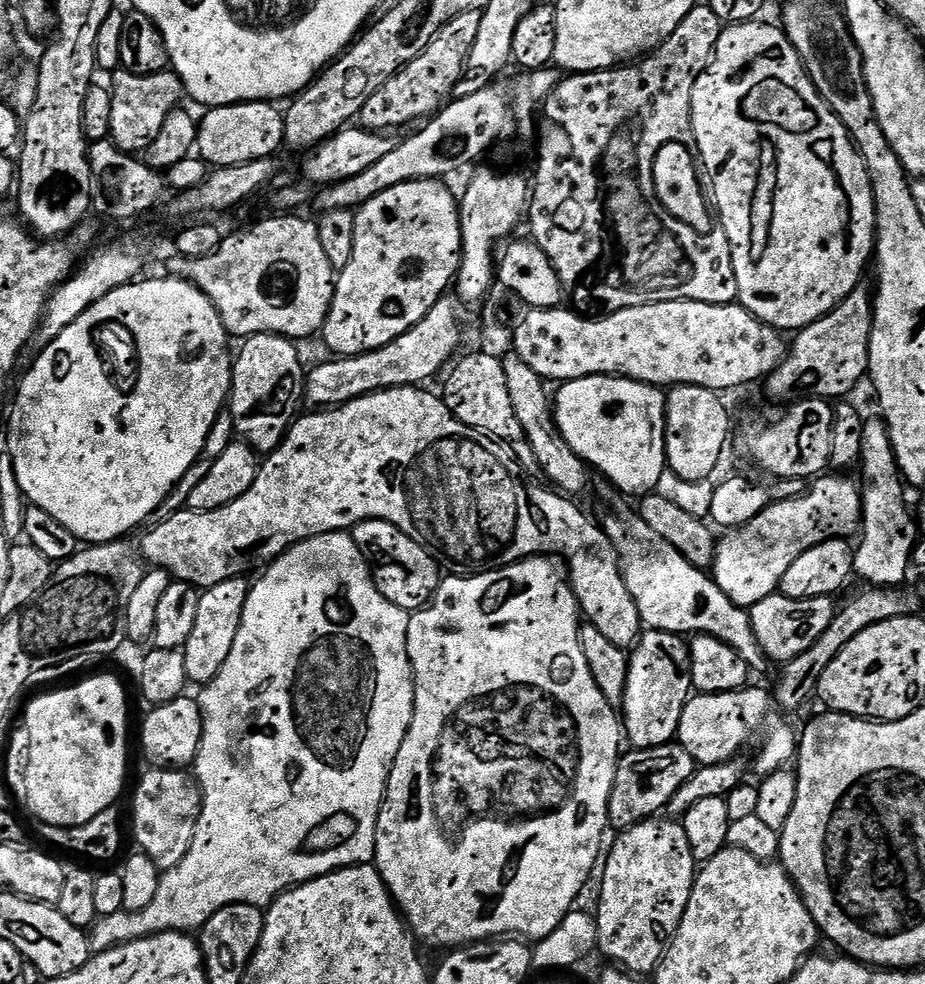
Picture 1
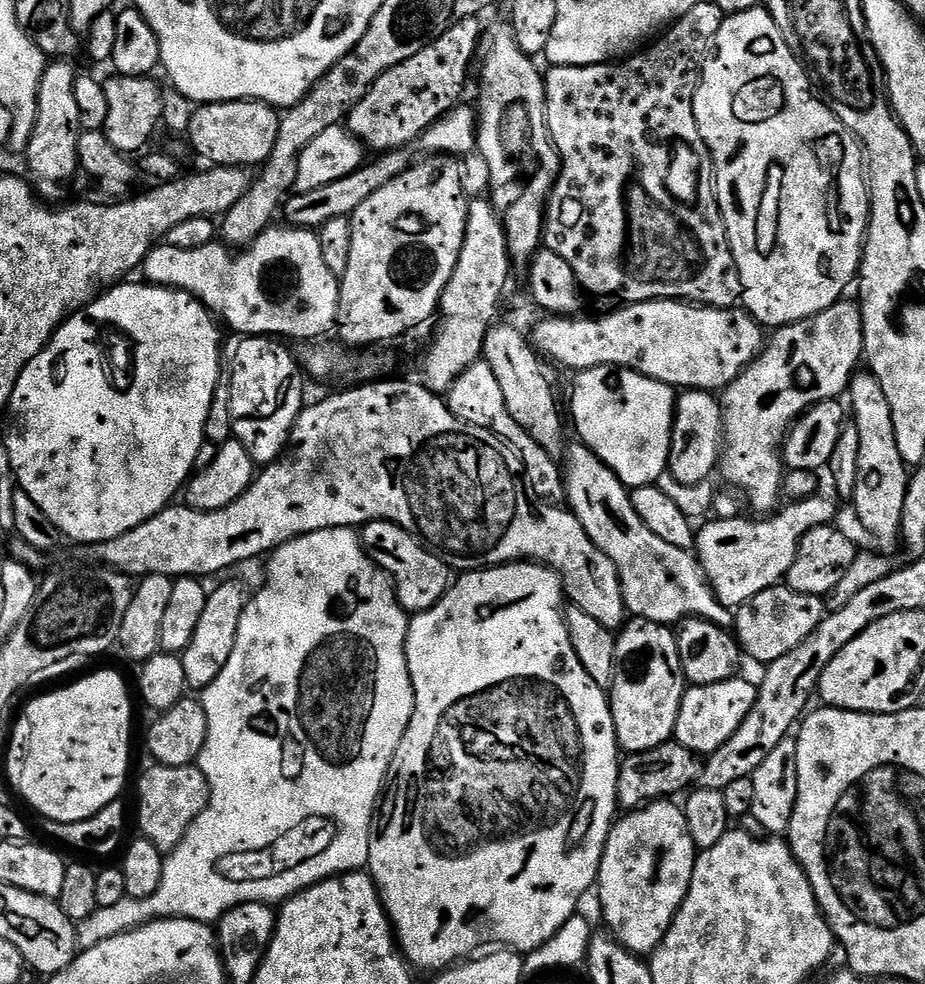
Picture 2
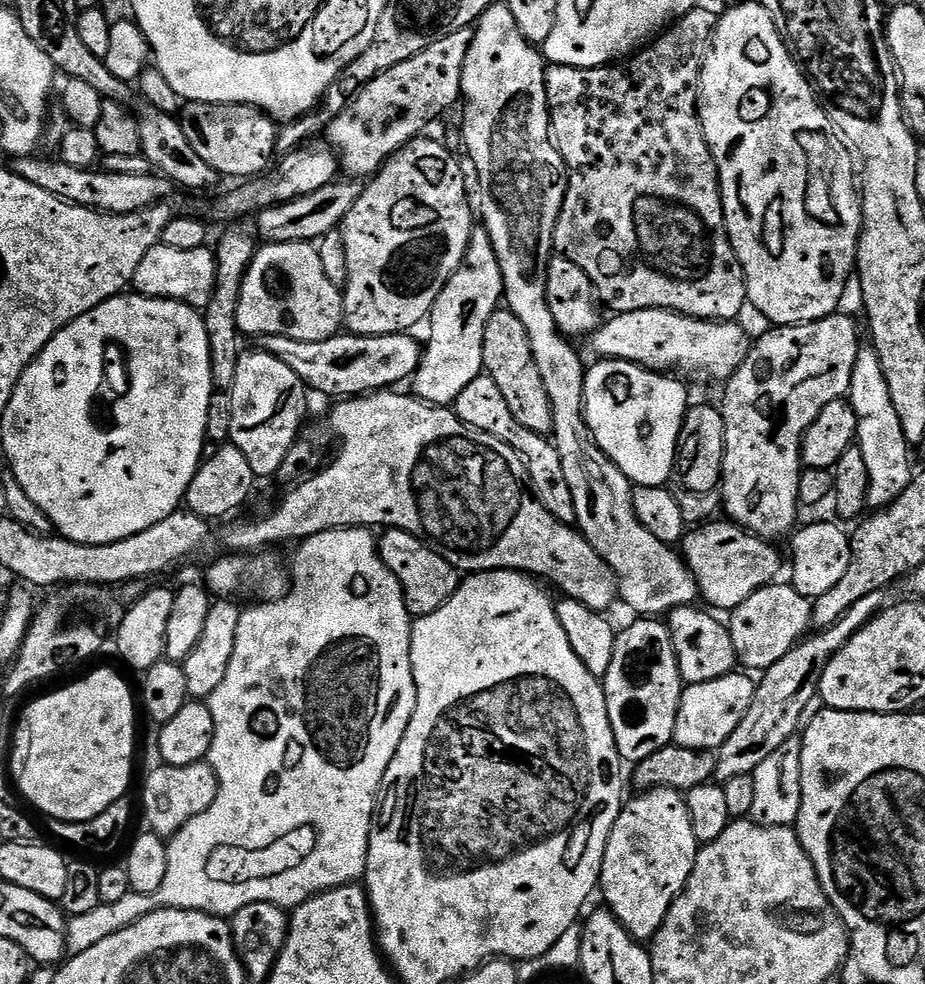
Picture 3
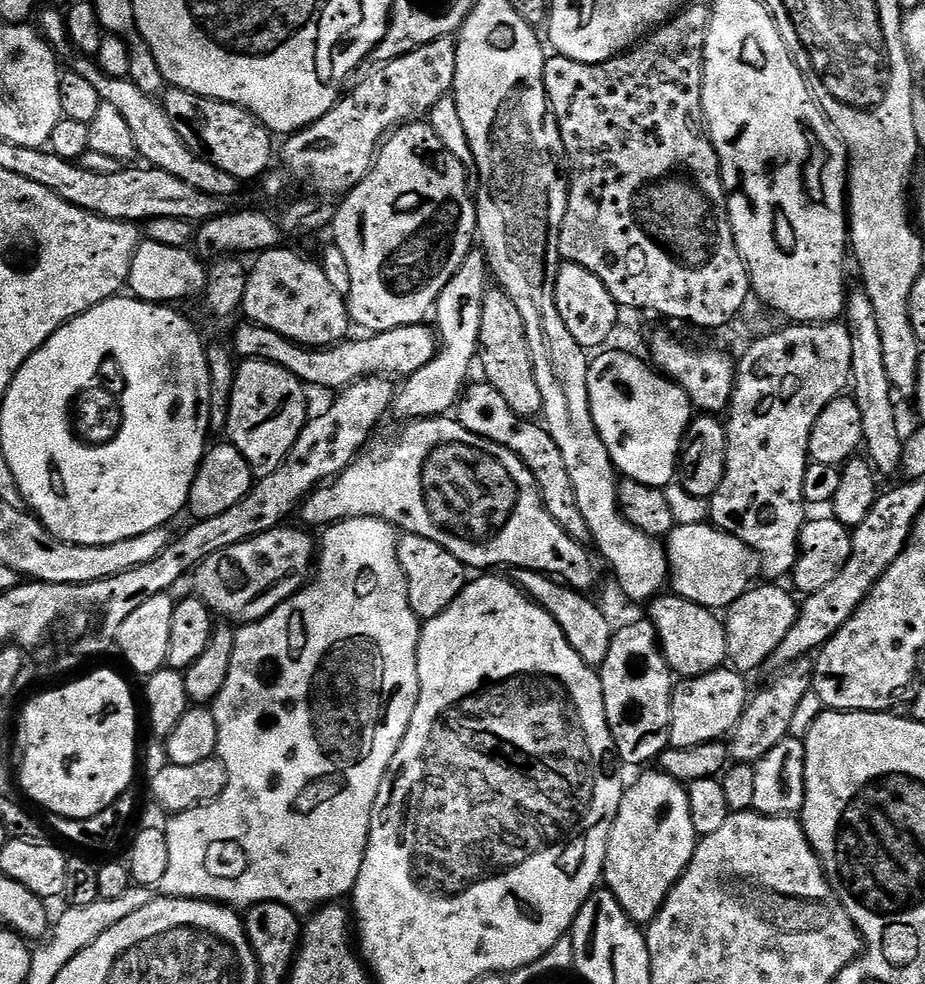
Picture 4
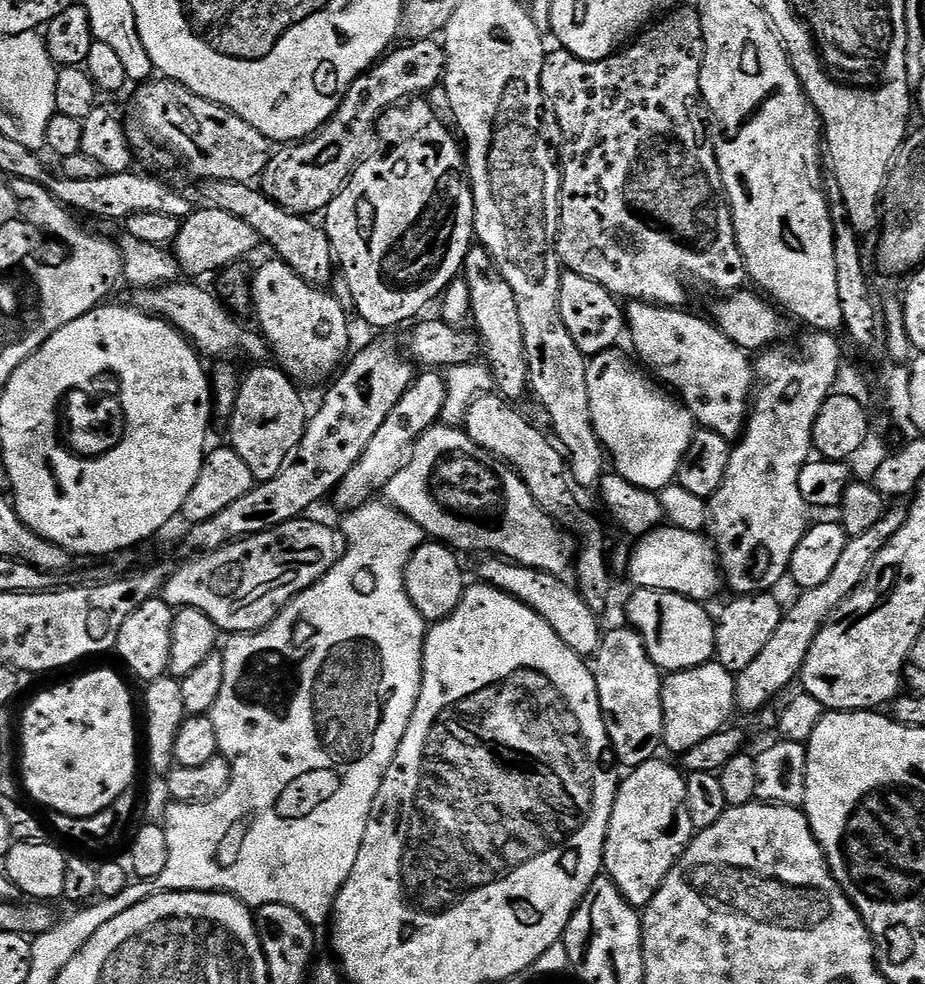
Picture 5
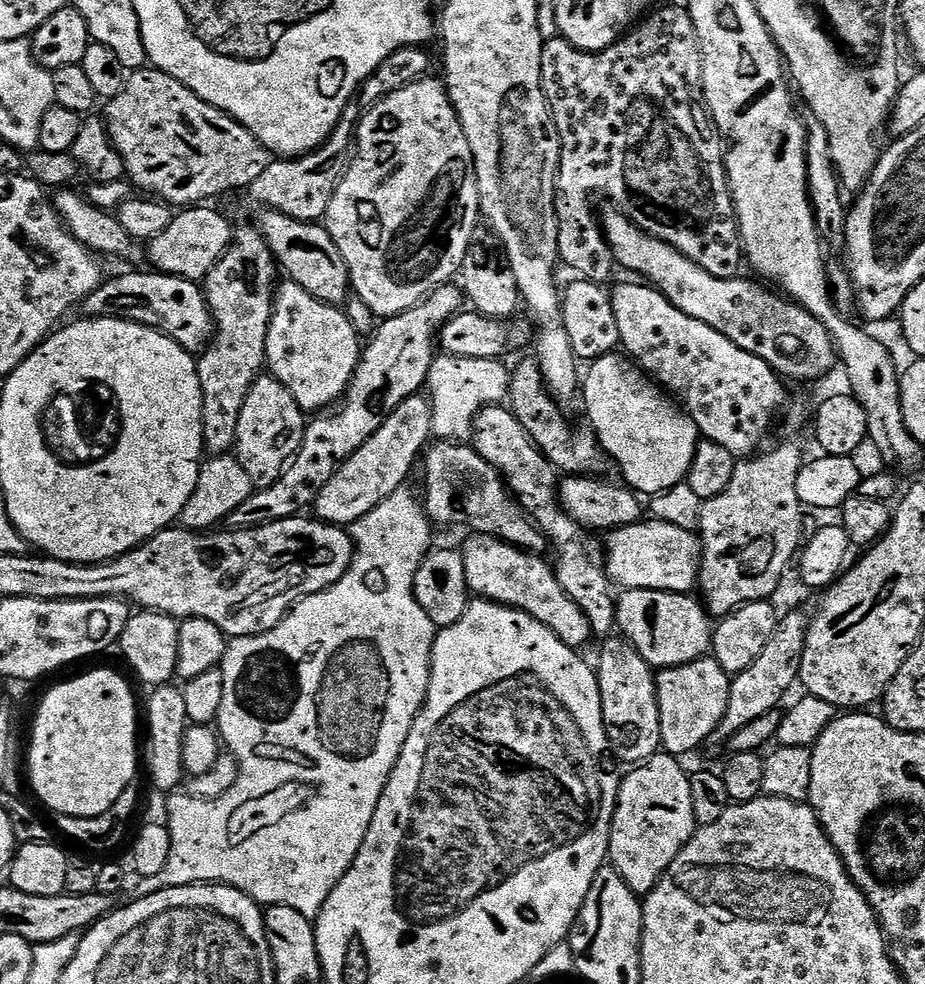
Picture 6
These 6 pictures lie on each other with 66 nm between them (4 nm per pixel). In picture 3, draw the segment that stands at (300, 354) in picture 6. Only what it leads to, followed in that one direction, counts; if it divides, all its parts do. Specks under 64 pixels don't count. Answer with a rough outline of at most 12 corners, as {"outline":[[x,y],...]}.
{"outline":[[317,245],[257,247],[236,321],[245,337],[318,342],[344,297]]}

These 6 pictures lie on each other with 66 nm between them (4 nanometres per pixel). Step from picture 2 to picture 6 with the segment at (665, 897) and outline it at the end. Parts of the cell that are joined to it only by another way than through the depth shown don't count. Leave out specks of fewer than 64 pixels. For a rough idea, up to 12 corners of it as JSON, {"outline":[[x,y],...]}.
{"outline":[[654,755],[621,779],[610,864],[641,898],[698,827],[689,773]]}

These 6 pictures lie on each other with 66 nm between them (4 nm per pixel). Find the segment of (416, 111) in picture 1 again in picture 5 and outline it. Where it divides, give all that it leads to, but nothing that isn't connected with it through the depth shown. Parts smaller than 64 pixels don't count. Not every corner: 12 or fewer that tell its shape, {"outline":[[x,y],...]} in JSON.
{"outline":[[439,39],[393,47],[307,140],[273,151],[262,191],[323,213],[364,159],[383,112],[448,66]]}

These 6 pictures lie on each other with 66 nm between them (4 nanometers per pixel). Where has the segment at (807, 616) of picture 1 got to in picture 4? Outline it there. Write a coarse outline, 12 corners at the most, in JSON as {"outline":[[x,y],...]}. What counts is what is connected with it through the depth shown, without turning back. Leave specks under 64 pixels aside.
{"outline":[[764,582],[723,617],[727,663],[767,665],[794,626],[797,597]]}

